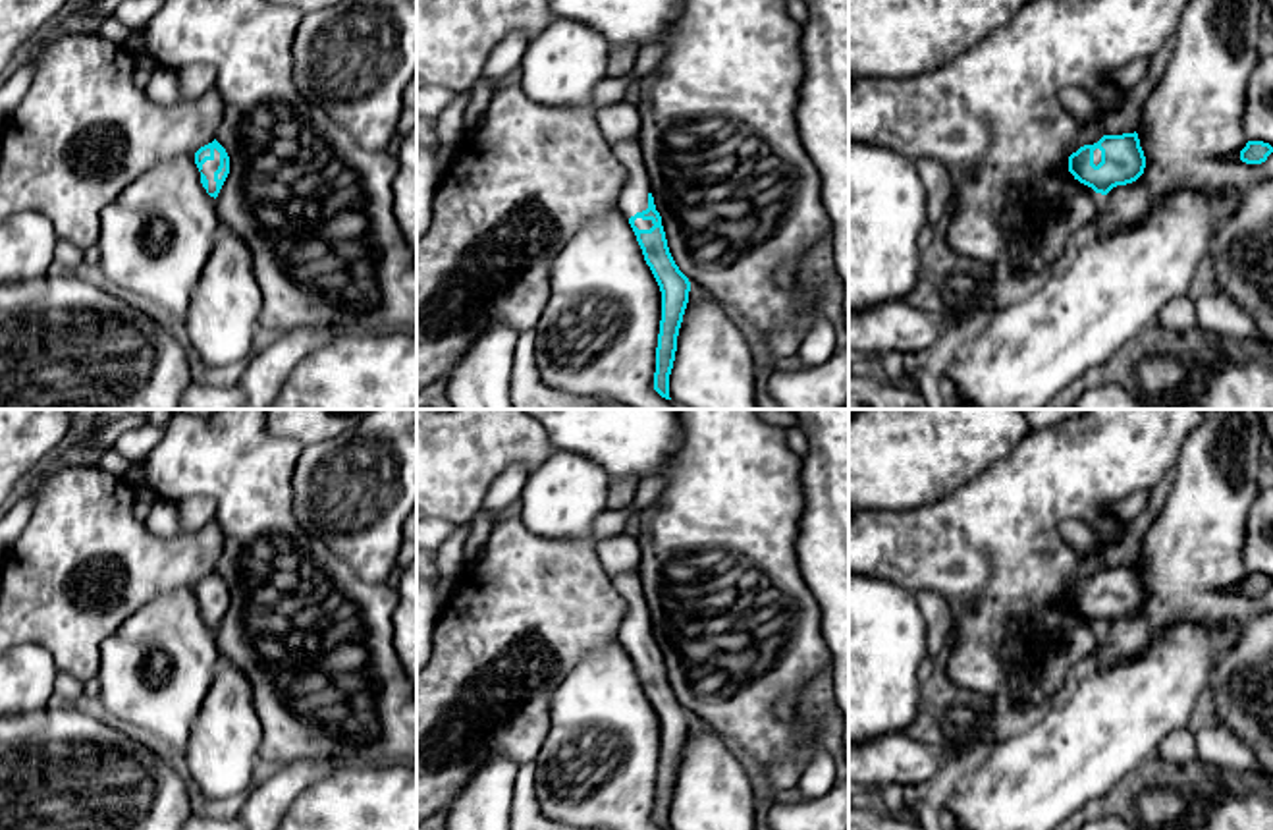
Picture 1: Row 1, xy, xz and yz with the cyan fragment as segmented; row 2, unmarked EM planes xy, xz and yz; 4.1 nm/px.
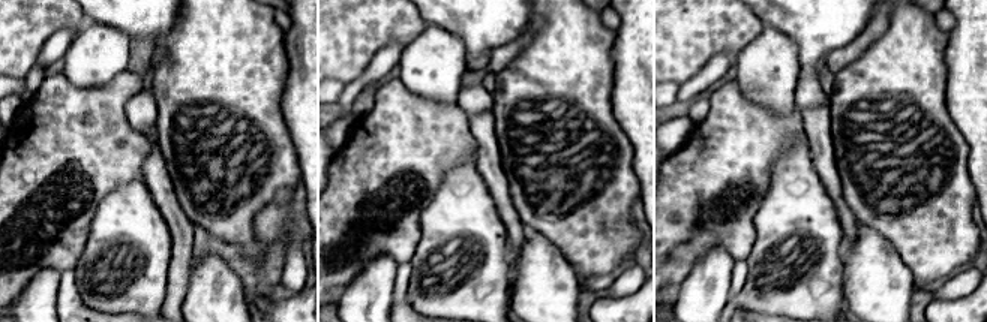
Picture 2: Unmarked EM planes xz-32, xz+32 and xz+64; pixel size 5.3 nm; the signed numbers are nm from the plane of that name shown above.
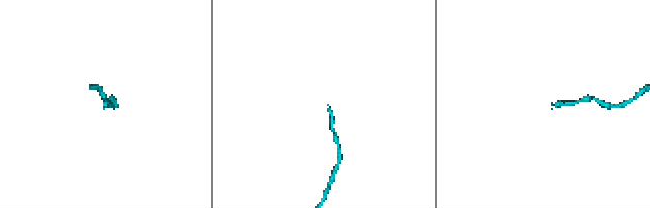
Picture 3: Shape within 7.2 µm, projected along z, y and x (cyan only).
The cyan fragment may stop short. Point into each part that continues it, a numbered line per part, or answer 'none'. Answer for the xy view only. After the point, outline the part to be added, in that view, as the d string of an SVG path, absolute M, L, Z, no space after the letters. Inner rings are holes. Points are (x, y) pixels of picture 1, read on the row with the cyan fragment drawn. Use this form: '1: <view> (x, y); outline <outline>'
1: xy (209, 166); outline M214 149L214 158L206 160L201 170L208 180L208 193L216 191L214 172L218 170L218 166L220 166L220 152Z

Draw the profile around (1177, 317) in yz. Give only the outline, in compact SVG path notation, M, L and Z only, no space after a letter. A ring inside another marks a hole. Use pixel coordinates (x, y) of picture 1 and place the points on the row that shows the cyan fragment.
M1180 295L1161 307L1157 326L1171 334L1184 334L1196 326L1194 295Z

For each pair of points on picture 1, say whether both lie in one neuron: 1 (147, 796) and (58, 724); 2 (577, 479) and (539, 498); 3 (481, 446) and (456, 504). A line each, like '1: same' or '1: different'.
1: same
2: same
3: same

